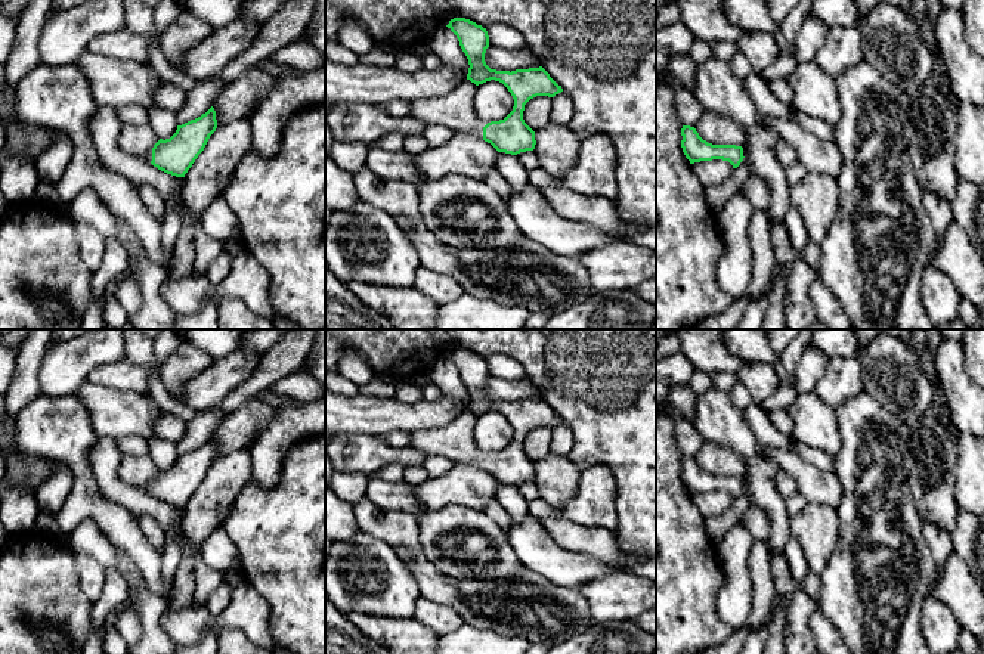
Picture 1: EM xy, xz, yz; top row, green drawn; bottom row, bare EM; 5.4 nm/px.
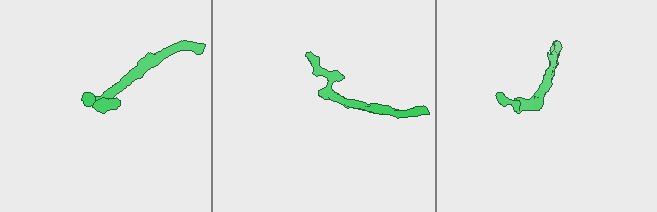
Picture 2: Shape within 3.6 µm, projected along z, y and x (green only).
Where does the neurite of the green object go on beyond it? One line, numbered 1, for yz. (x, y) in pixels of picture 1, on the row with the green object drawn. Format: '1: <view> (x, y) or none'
1: none

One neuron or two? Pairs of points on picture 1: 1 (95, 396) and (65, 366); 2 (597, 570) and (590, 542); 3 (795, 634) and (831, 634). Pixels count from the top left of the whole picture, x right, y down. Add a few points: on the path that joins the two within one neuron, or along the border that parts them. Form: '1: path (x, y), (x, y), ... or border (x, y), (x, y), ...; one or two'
1: border (86, 381), (73, 393); two
2: border (562, 546), (585, 552), (616, 567), (625, 564); two
3: border (817, 607), (810, 617), (810, 634), (813, 638); two

